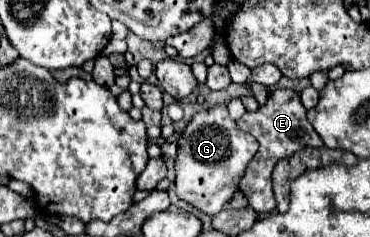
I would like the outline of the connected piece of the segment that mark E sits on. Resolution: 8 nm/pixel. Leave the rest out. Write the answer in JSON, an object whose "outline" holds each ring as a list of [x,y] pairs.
{"outline":[[[292,89],[272,91],[272,95],[268,97],[268,101],[264,105],[260,105],[256,111],[246,111],[236,123],[242,131],[252,133],[256,137],[256,141],[260,143],[258,153],[248,163],[248,169],[240,181],[240,191],[248,197],[250,207],[254,211],[270,213],[276,209],[276,199],[274,199],[272,181],[270,181],[276,161],[290,157],[292,153],[304,149],[304,147],[322,147],[324,143],[322,143],[320,135],[314,131],[314,127],[310,125],[310,121],[306,119],[306,109],[300,103],[300,95]]]}

